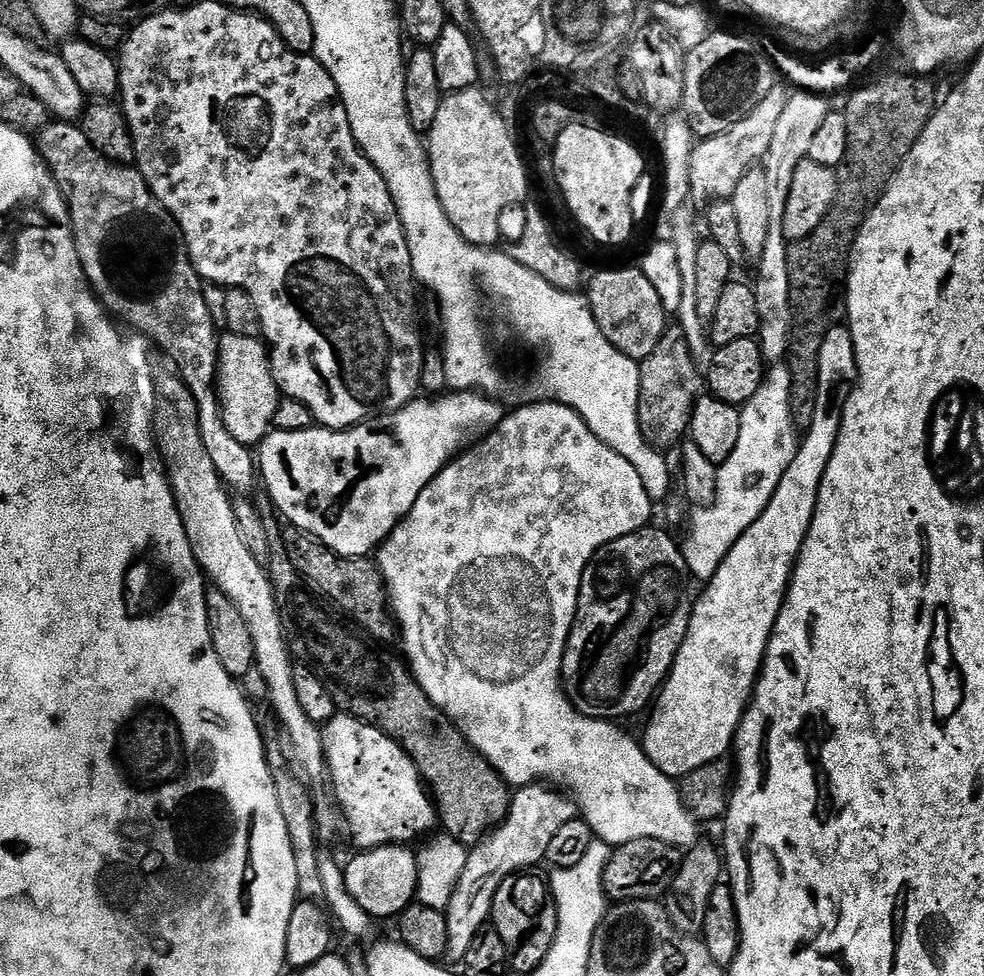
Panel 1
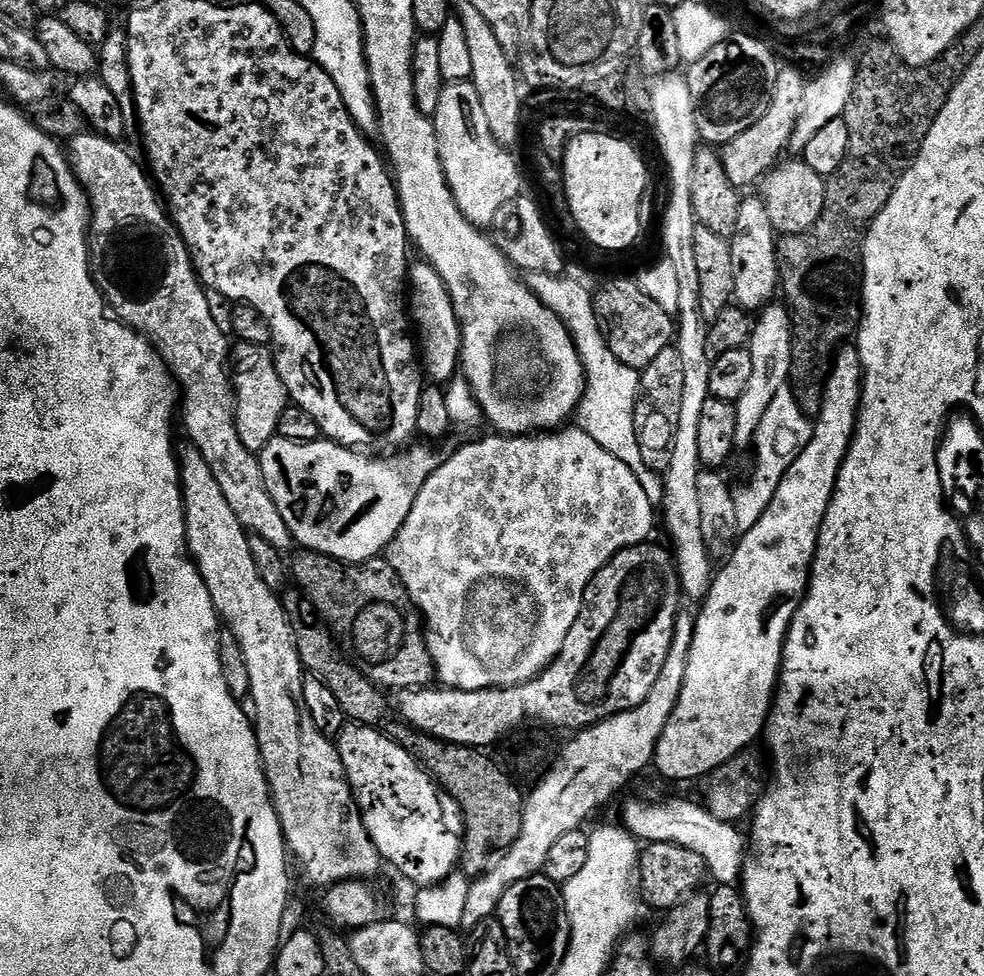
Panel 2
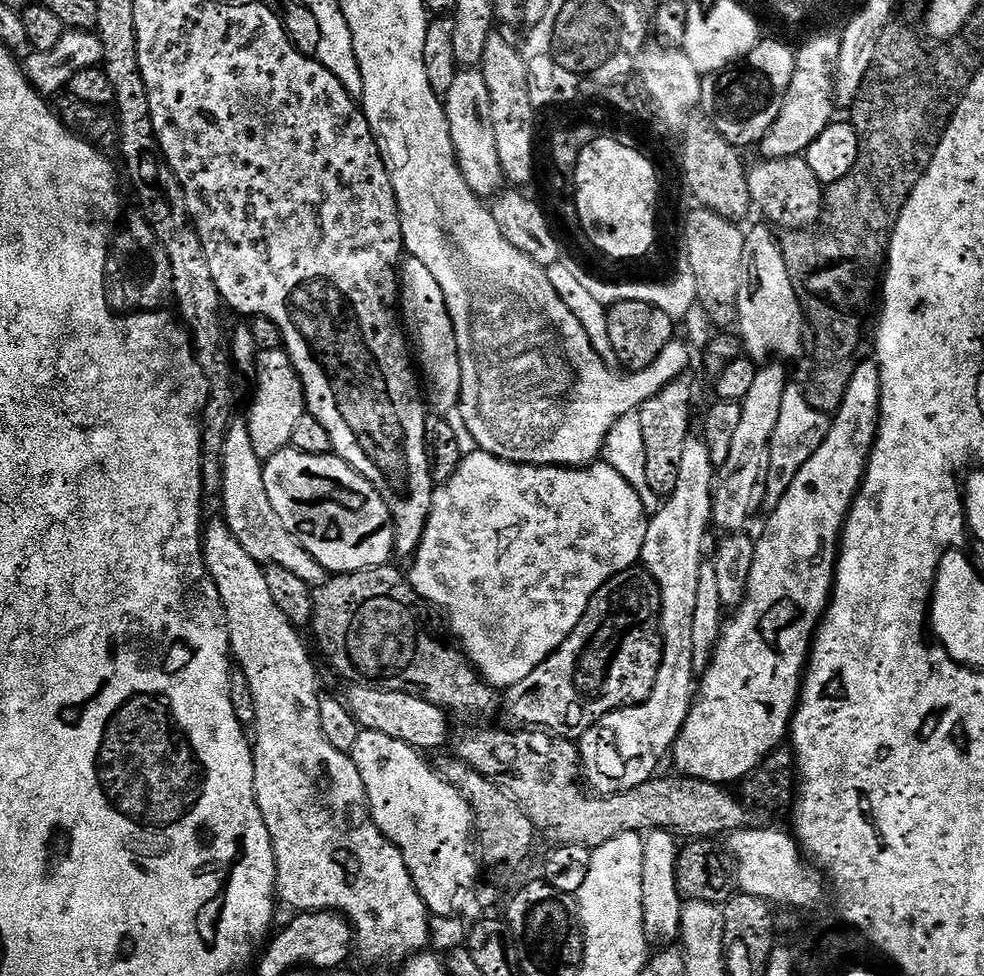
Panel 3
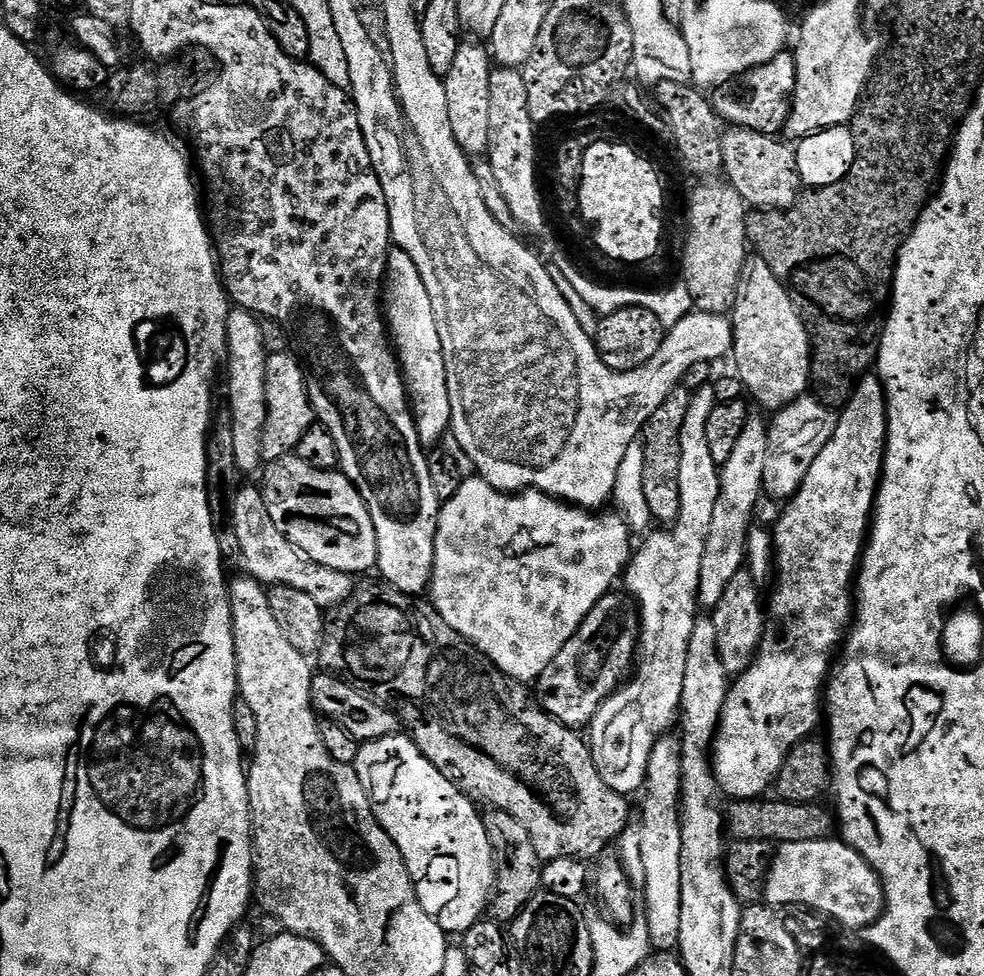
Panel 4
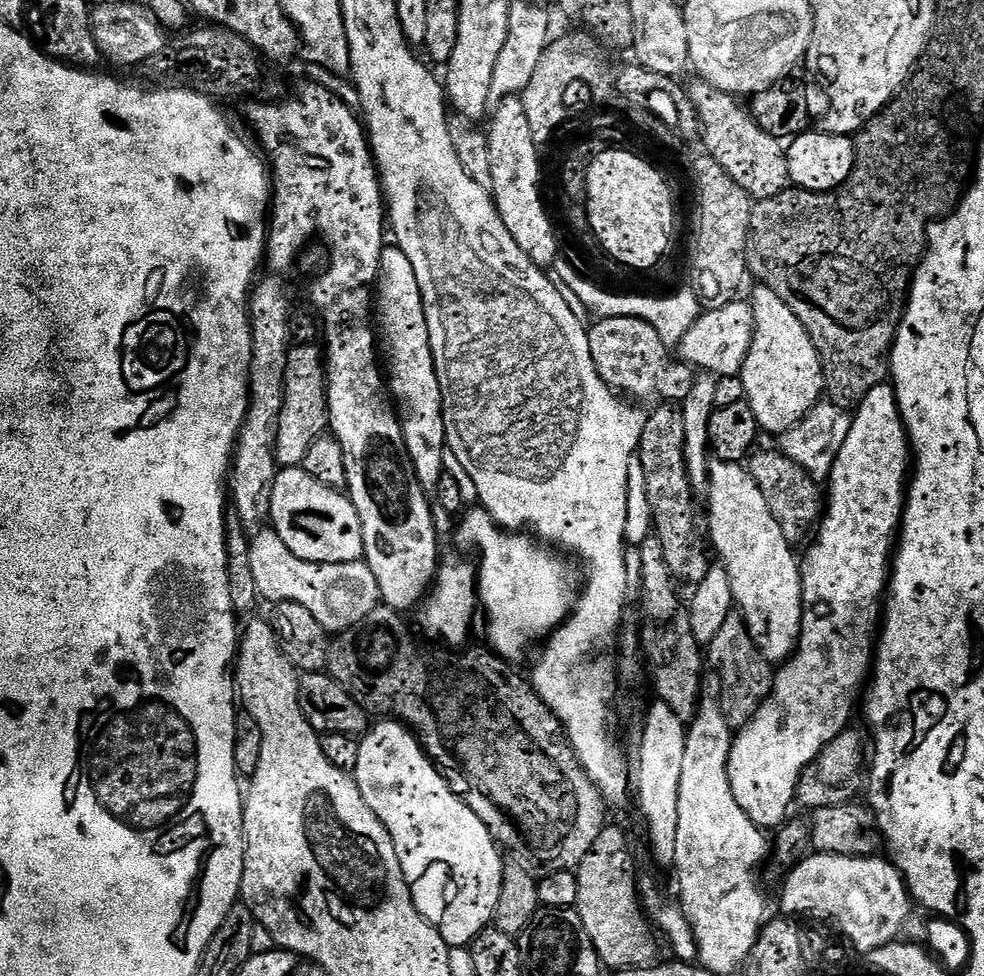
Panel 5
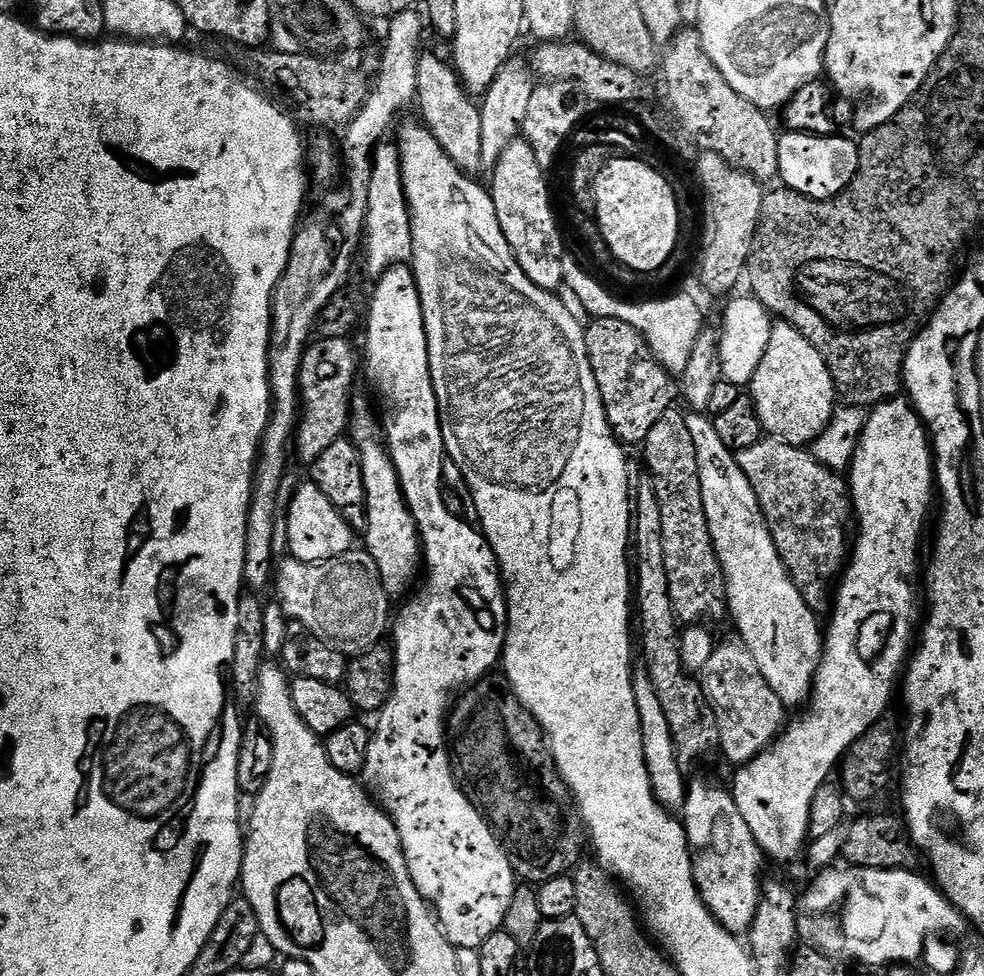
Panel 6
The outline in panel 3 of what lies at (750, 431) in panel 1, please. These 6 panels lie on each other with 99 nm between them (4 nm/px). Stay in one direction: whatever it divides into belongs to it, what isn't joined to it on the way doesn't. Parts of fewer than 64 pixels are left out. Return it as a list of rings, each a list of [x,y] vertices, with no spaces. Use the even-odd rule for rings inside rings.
[[[799,386],[786,388],[777,426],[774,428],[772,440],[769,442],[768,485],[763,505],[765,509],[771,510],[778,506],[782,494],[786,494],[790,482],[794,482],[798,470],[814,454],[814,450],[818,450],[818,446],[822,446],[828,433],[829,423],[829,417],[825,413],[814,410],[814,406],[810,406],[810,402],[806,402]]]

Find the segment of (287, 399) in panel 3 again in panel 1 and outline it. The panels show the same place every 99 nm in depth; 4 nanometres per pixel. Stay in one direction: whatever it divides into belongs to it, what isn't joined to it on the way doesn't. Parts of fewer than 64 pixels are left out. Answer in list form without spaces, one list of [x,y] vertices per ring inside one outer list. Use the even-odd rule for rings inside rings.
[[[225,331],[219,337],[220,363],[216,366],[216,395],[220,397],[220,409],[226,430],[238,438],[238,442],[249,446],[259,446],[270,432],[273,431],[274,410],[278,410],[278,402],[282,398],[280,387],[272,373],[270,349],[260,336],[246,338],[242,334]]]

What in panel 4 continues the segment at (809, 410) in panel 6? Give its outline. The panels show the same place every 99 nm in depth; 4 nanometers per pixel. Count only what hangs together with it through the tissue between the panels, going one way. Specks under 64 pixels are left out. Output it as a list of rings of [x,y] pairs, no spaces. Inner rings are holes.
[[[749,255],[742,266],[736,306],[730,319],[732,322],[730,356],[731,359],[736,359],[735,375],[740,377],[749,397],[752,395],[764,408],[779,410],[787,404],[793,404],[799,396],[809,391],[812,374],[812,341],[783,282],[774,274],[774,270],[770,270],[768,263],[758,255]]]

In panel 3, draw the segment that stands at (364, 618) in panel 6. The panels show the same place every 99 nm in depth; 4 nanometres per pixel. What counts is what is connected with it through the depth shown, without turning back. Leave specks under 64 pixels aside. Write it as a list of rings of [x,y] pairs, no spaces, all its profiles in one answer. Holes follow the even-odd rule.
[[[233,419],[228,427],[226,442],[222,446],[222,518],[238,539],[246,554],[262,566],[276,564],[289,570],[300,581],[310,586],[318,586],[327,580],[327,569],[323,568],[307,550],[288,532],[283,521],[270,504],[263,477],[264,463],[254,454],[254,445],[250,442],[247,423],[243,419]]]

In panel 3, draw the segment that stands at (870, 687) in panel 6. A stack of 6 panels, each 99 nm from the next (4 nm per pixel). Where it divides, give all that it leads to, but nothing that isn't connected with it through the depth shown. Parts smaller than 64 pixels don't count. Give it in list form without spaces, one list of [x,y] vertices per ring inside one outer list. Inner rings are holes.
[[[865,358],[856,365],[840,408],[831,417],[822,446],[818,446],[818,450],[814,450],[814,454],[798,470],[778,506],[767,513],[764,533],[755,537],[756,549],[744,598],[723,621],[711,664],[699,677],[686,722],[672,743],[670,760],[676,763],[677,773],[711,784],[732,786],[749,776],[767,756],[785,743],[792,714],[796,710],[812,637],[820,627],[820,617],[832,595],[844,518],[860,489],[860,483],[864,481],[864,470],[879,423],[880,365],[875,359]]]

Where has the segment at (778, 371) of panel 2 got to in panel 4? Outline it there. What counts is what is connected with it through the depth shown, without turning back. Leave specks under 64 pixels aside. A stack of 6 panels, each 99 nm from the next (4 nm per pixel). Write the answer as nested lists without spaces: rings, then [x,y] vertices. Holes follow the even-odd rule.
[[[749,415],[746,426],[743,427],[741,437],[738,438],[737,445],[734,446],[730,458],[721,465],[720,470],[720,490],[718,502],[715,503],[713,517],[710,522],[710,532],[707,535],[706,549],[703,550],[701,573],[699,575],[699,598],[697,605],[705,611],[712,611],[716,608],[718,602],[722,600],[725,594],[726,586],[730,584],[730,579],[743,569],[747,557],[747,539],[751,529],[752,514],[758,502],[759,496],[762,496],[764,486],[764,476],[766,468],[766,455],[769,449],[769,421],[756,416]]]

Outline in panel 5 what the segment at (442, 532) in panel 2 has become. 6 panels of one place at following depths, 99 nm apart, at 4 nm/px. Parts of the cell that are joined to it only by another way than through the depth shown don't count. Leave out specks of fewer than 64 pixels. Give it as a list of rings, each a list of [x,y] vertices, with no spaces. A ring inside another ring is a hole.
[[[483,506],[475,507],[469,507],[459,517],[456,540],[464,548],[476,548],[480,555],[478,604],[482,616],[488,619],[491,651],[509,662],[516,662],[535,640],[543,641],[551,636],[571,616],[578,588],[572,585],[563,555],[523,531],[501,528]]]

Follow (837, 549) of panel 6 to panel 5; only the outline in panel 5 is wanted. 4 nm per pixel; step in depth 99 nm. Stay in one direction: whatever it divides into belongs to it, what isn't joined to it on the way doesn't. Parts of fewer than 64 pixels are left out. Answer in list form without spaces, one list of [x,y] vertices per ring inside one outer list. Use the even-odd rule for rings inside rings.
[[[779,450],[759,452],[757,451],[750,460],[752,477],[762,485],[766,502],[770,506],[774,518],[778,518],[786,538],[794,546],[800,546],[800,543],[803,545],[813,535],[814,529],[824,515],[825,493],[809,472],[802,470],[802,466],[798,466],[798,462],[786,458],[783,452]]]

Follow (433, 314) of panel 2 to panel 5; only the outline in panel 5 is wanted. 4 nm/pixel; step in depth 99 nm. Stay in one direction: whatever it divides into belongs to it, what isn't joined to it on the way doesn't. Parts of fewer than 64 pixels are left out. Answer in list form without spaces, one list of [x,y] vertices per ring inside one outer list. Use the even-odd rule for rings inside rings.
[[[385,246],[382,250],[374,289],[374,320],[378,325],[378,344],[386,365],[386,384],[395,407],[402,410],[404,441],[412,465],[420,485],[426,490],[434,490],[446,472],[442,390],[430,350],[430,330],[426,326],[422,290],[418,290],[418,278],[414,275],[414,266],[410,266],[410,258],[395,246]]]

